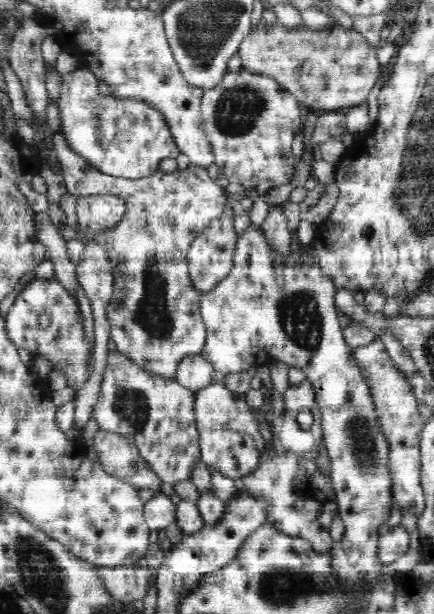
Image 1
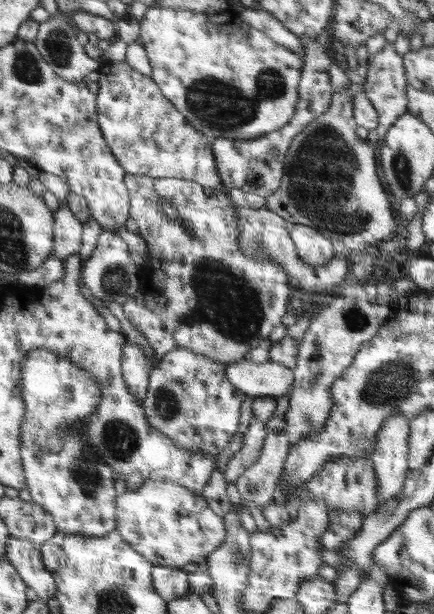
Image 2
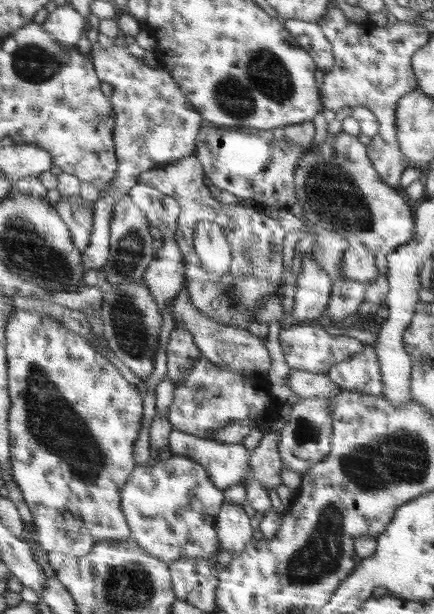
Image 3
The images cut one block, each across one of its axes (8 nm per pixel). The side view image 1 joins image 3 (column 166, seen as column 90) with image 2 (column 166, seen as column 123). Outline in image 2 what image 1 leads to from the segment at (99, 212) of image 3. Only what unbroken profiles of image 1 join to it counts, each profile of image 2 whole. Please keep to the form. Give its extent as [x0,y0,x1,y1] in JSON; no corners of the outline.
[98,62,222,192]

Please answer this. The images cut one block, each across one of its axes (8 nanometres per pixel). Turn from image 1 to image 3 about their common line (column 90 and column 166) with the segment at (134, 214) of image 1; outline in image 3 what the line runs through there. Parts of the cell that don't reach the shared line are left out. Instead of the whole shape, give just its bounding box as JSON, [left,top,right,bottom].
[138,155,286,329]

